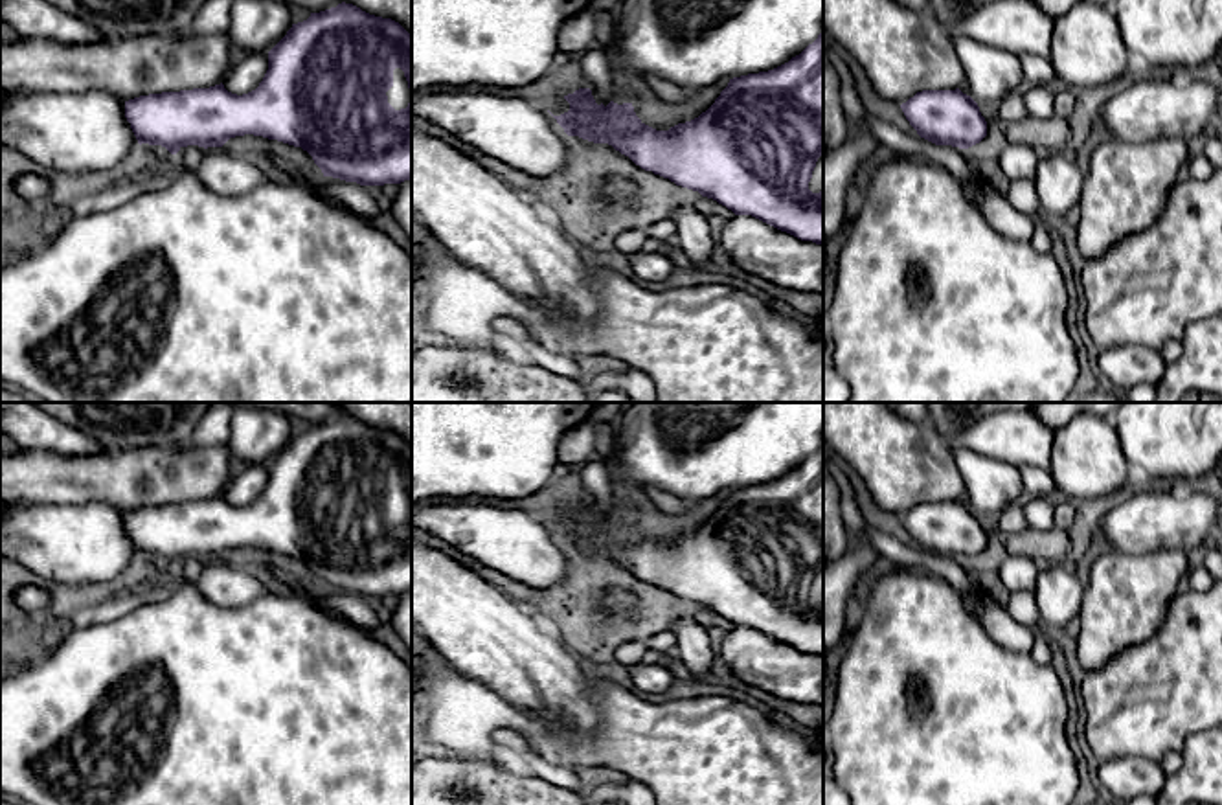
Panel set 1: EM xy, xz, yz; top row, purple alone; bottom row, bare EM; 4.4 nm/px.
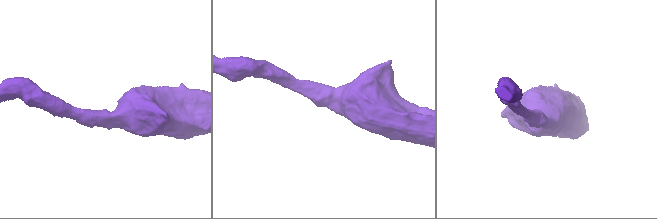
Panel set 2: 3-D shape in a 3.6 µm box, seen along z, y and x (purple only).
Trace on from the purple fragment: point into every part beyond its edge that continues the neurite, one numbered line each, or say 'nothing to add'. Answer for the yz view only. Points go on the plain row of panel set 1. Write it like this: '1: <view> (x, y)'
nothing to add

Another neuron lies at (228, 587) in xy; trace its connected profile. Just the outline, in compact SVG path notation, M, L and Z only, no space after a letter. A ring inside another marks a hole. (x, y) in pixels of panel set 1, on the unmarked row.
M224 559L204 561L195 583L208 601L224 608L244 607L268 592L248 570L233 568Z

